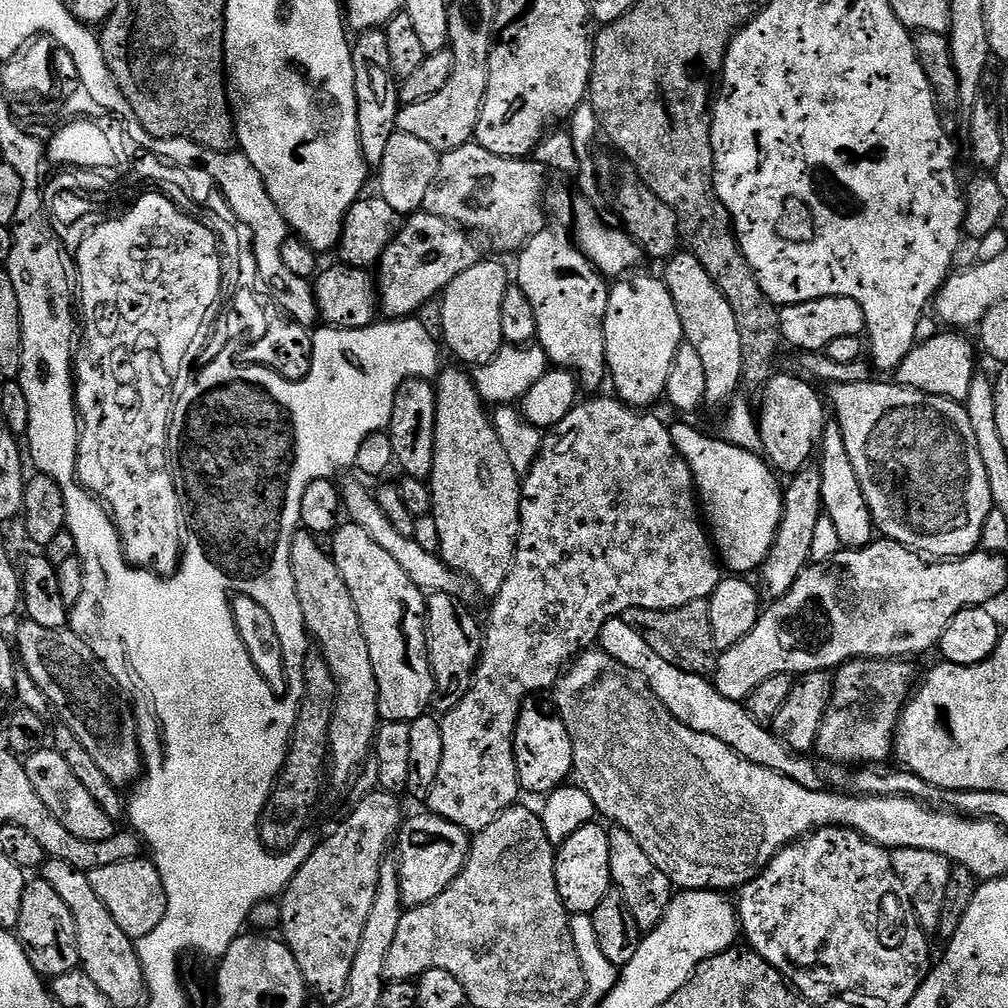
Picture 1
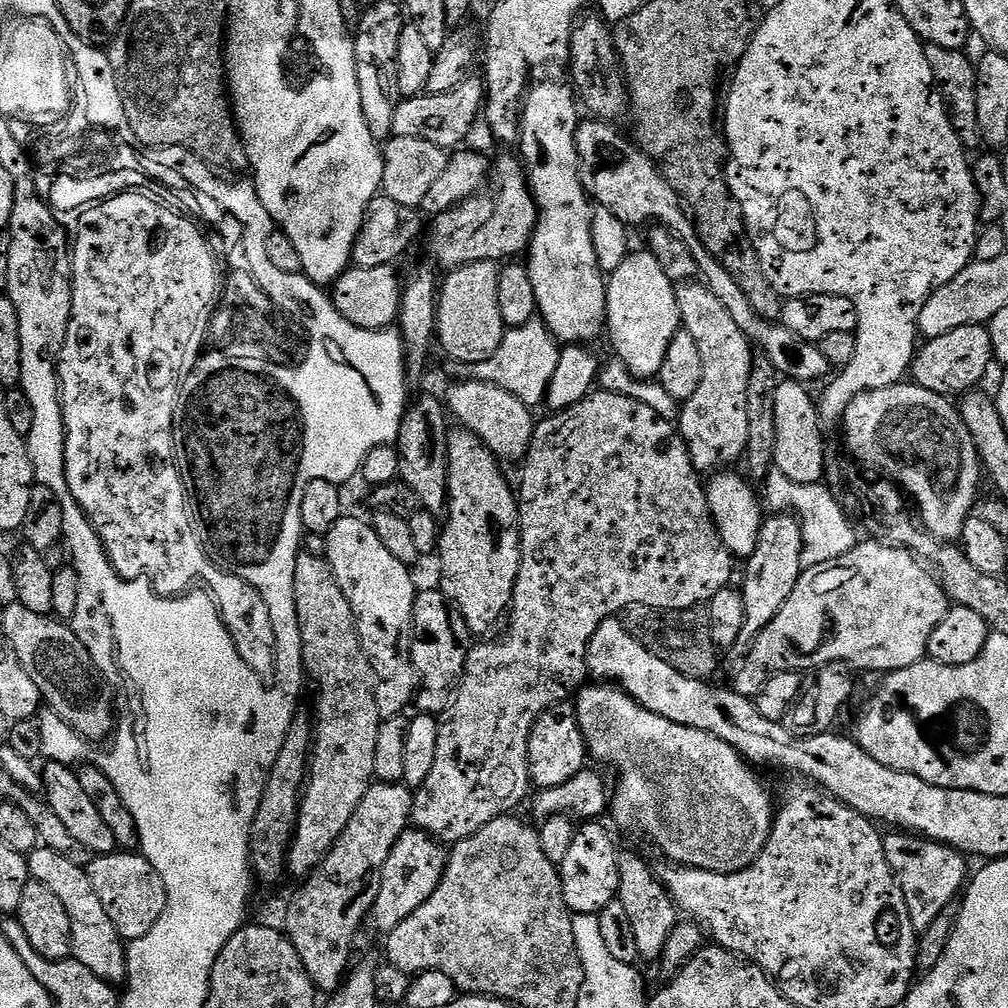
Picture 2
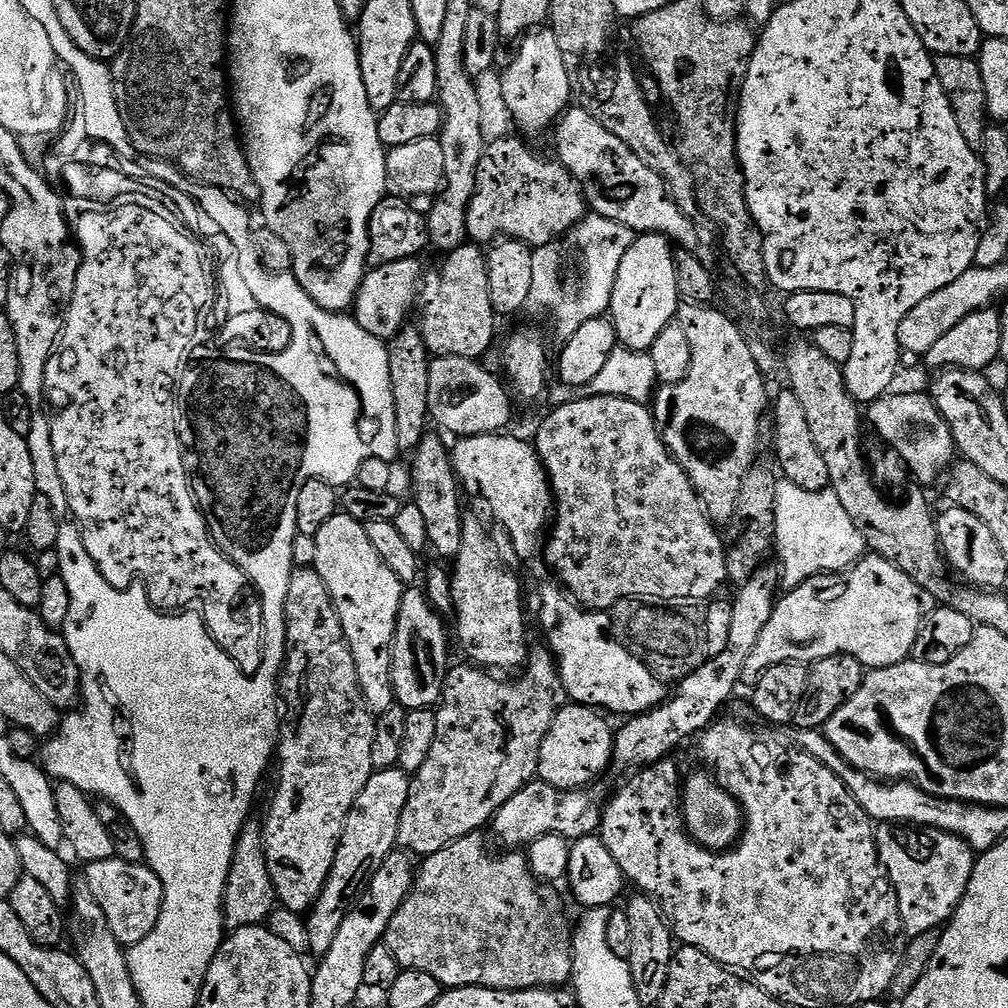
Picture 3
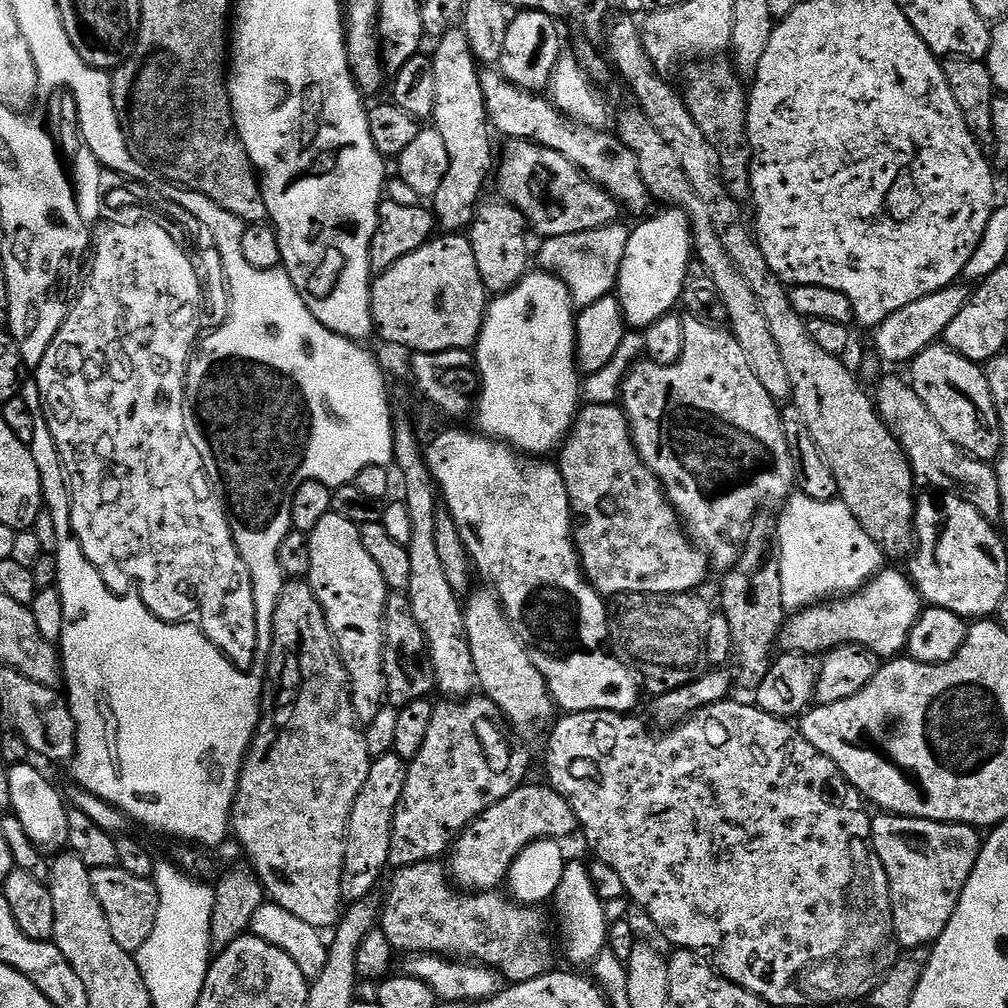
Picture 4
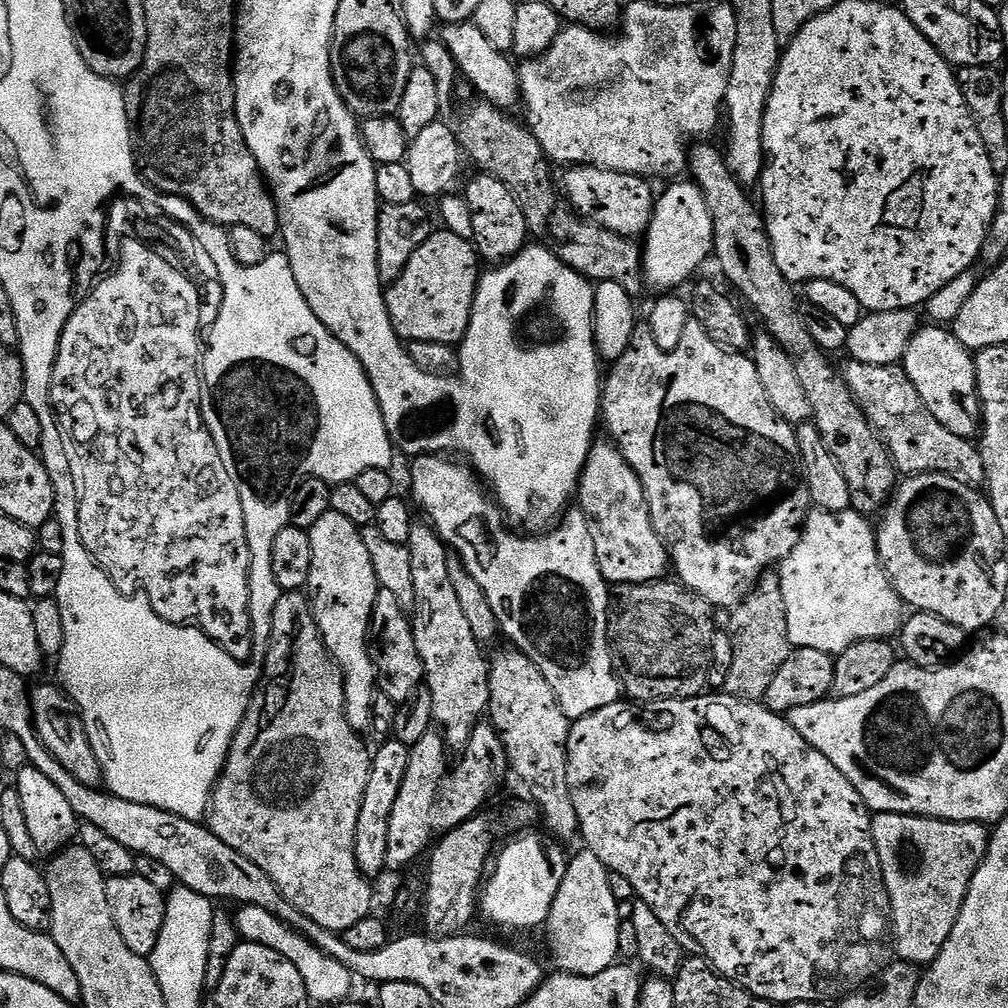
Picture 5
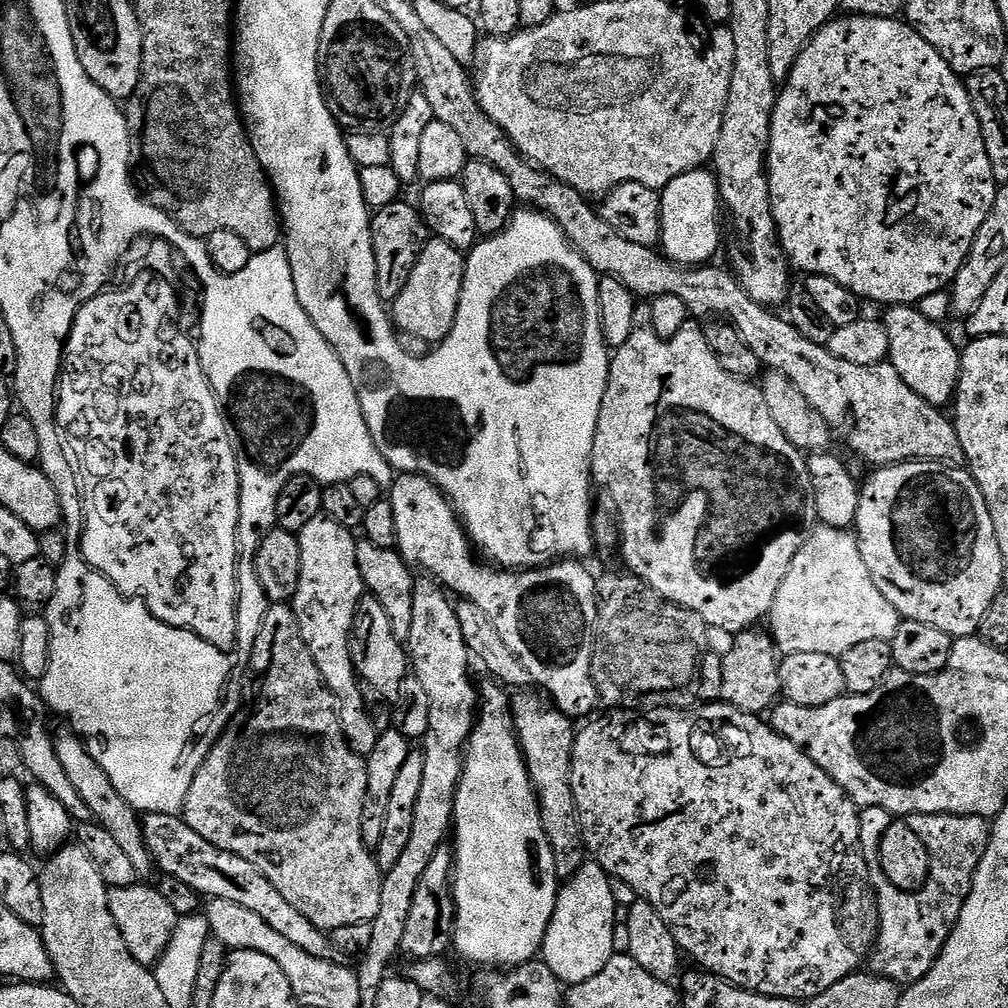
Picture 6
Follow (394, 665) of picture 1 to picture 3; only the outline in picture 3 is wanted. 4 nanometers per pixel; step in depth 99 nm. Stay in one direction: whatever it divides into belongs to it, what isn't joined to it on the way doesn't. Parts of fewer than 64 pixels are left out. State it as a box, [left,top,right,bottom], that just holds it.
[315,514,405,714]

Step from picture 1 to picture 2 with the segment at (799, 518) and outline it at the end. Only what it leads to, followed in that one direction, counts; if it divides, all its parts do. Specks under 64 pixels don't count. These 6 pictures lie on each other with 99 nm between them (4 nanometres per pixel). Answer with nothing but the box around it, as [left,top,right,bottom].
[730,514,803,658]

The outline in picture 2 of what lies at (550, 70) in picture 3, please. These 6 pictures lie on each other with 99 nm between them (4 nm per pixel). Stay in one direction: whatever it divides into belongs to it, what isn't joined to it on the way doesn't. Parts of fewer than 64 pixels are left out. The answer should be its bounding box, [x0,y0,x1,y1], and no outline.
[519,80,608,346]

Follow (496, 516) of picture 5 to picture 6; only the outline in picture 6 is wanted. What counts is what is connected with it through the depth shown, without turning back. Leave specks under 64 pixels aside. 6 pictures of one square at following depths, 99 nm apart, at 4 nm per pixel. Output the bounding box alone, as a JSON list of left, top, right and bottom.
[390,472,601,718]

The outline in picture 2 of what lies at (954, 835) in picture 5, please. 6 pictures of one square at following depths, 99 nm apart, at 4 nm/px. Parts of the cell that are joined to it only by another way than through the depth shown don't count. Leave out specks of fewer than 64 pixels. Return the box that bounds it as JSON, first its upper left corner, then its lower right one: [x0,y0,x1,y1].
[884,830,970,933]

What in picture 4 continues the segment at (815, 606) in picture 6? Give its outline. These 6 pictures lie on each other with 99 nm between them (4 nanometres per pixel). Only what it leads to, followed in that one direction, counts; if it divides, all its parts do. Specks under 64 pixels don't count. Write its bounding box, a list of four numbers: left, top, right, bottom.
[776,492,886,612]

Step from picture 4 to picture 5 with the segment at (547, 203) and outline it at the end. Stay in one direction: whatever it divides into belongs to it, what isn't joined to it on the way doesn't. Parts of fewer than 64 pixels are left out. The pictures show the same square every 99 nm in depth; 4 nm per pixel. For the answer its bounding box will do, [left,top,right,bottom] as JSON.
[558,164,658,238]

